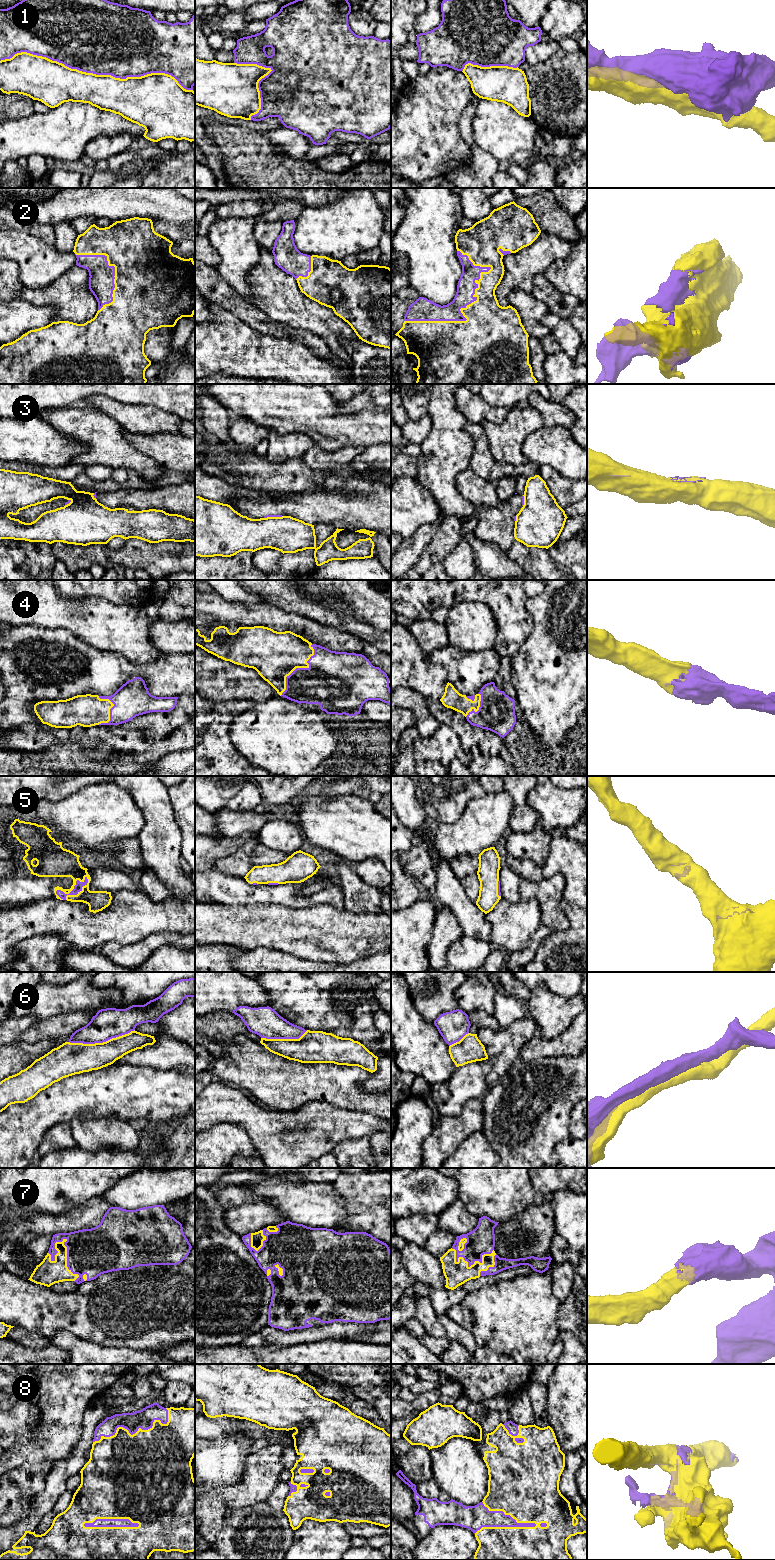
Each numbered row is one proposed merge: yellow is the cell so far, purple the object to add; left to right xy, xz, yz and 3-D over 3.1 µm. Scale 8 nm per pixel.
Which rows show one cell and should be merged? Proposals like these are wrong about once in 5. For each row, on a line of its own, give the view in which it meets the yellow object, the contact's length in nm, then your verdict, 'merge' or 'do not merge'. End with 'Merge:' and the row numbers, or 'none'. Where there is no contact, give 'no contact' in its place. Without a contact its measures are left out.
1: contact in xy; length 1550 nm; do not merge
2: contact in yz; length 800 nm; merge
3: contact in xz; length 150 nm; do not merge
4: contact in xz; length 480 nm; merge
5: contact in xy; length 300 nm; merge
6: contact in xy; length 550 nm; do not merge
7: contact in yz; length 340 nm; merge
8: contact in yz; length 500 nm; merge
Merge: 2, 4, 5, 7, 8

